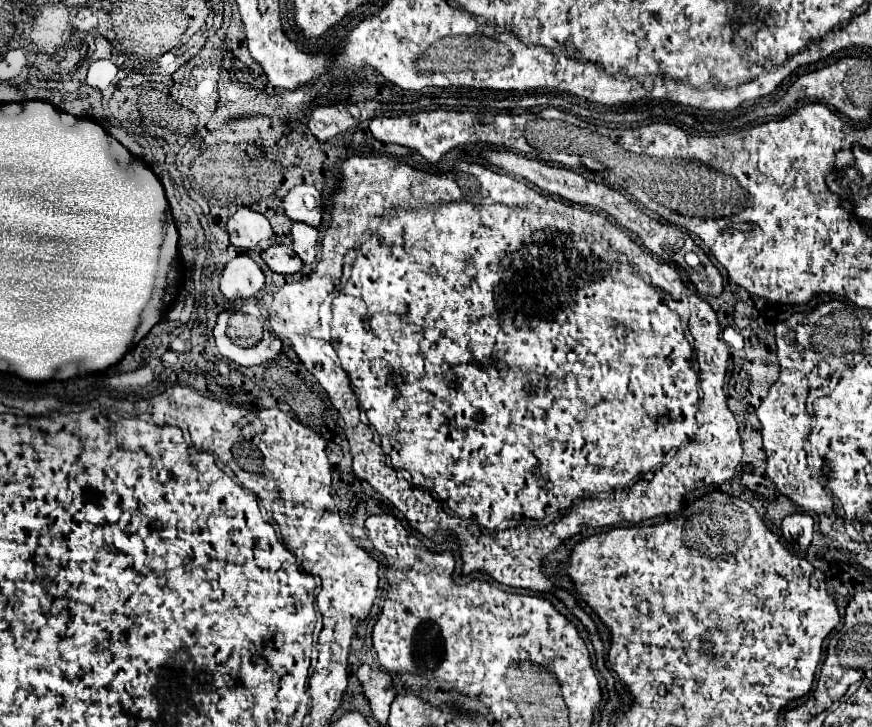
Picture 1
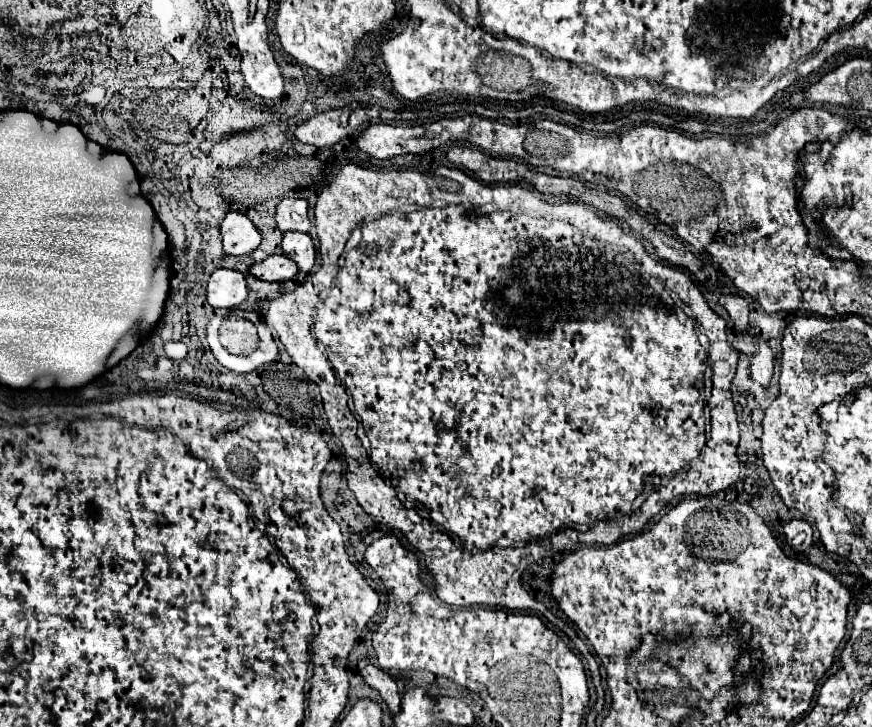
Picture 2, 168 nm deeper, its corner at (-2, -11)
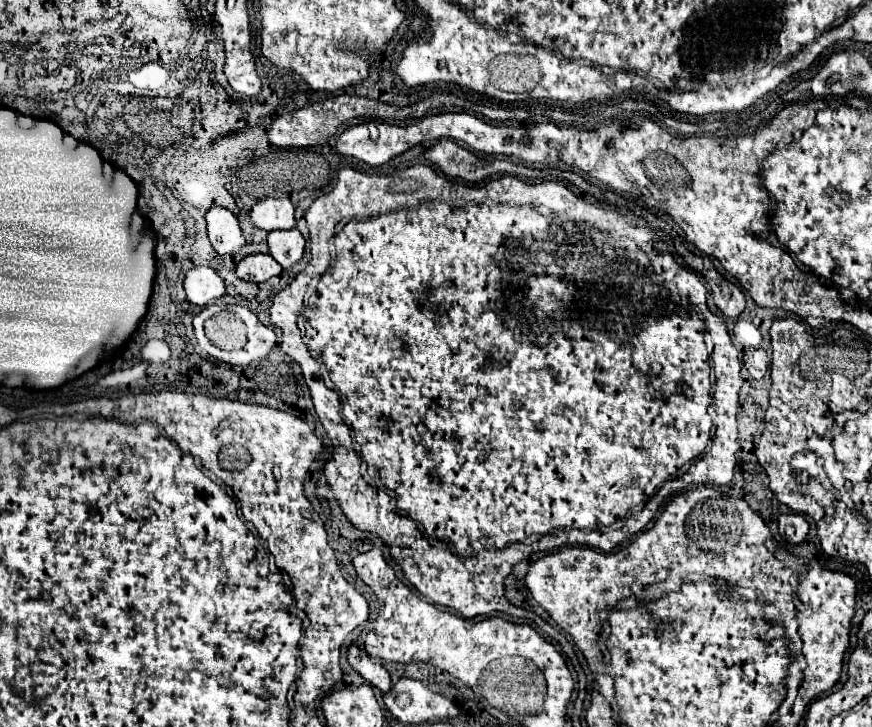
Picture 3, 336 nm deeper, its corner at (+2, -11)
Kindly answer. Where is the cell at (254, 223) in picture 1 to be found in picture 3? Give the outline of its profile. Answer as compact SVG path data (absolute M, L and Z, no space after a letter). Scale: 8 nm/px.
M211 207L205 215L205 221L209 241L219 255L233 255L245 247L245 237L239 229L239 221L231 211L223 207Z

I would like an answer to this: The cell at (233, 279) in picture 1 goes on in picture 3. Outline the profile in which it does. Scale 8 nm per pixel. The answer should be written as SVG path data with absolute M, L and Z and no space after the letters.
M211 267L189 269L183 279L183 289L187 293L187 299L199 307L217 301L225 293L223 279Z

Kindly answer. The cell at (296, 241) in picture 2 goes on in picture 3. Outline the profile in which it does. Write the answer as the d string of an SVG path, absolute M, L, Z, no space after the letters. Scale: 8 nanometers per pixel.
M297 227L289 231L271 231L267 243L269 243L269 255L283 269L299 263L305 251L305 239Z

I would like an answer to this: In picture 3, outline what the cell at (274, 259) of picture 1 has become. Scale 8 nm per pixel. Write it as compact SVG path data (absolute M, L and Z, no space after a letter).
M247 255L237 265L237 277L251 283L263 283L275 275L281 275L281 265L275 265L271 255Z

